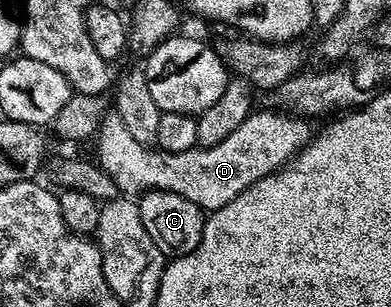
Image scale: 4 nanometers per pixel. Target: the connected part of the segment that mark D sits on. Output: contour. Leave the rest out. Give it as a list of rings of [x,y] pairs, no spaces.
[[[280,110],[253,111],[252,115],[226,138],[226,142],[218,142],[218,146],[201,148],[199,146],[190,150],[182,150],[182,154],[161,152],[147,144],[134,142],[130,130],[122,122],[122,118],[115,114],[105,115],[101,122],[99,132],[108,136],[108,152],[104,156],[102,138],[94,138],[95,163],[106,166],[106,174],[114,181],[117,189],[124,194],[143,194],[151,189],[166,190],[174,194],[182,194],[182,198],[190,198],[199,208],[215,210],[226,206],[242,190],[254,186],[271,172],[285,167],[293,156],[297,156],[308,144],[314,135],[307,119]]]

